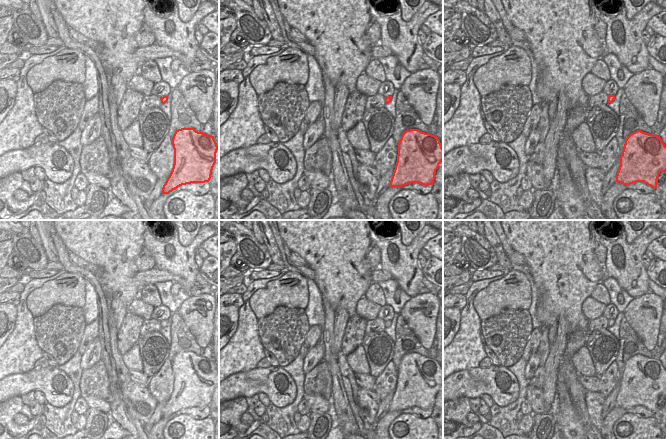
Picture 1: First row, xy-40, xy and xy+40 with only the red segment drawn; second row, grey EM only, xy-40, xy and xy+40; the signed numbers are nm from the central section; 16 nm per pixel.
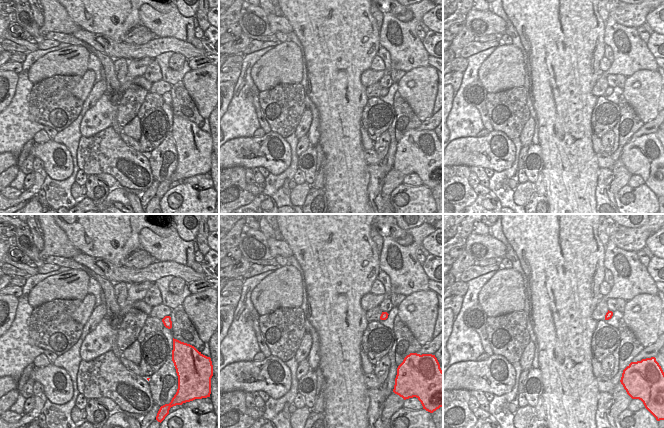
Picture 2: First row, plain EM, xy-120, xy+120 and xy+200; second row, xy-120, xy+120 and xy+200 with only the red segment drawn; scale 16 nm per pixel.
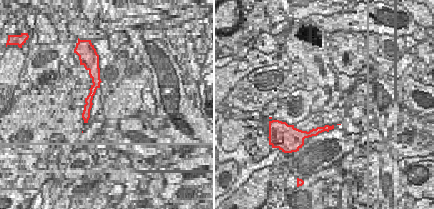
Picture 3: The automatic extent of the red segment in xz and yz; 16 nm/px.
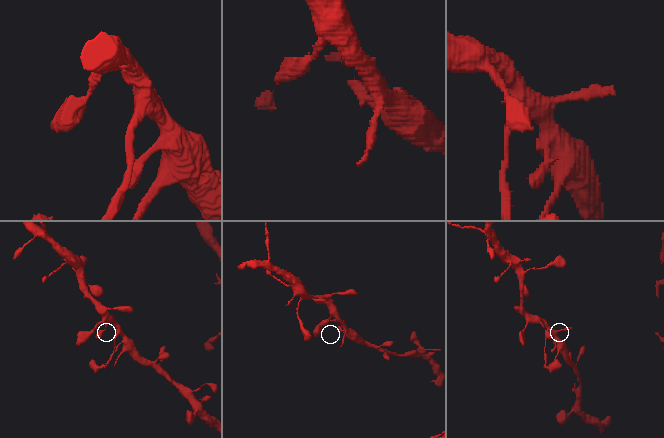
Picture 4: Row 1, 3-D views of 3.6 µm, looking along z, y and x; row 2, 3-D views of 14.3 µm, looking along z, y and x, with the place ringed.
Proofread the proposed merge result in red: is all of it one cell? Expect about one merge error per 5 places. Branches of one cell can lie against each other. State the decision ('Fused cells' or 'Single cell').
Single cell

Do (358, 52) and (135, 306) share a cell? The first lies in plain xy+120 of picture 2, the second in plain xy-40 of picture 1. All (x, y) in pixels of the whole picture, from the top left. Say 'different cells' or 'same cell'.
different cells

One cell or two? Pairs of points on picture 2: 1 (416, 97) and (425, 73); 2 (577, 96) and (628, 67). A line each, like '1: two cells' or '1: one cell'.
1: one cell
2: two cells

